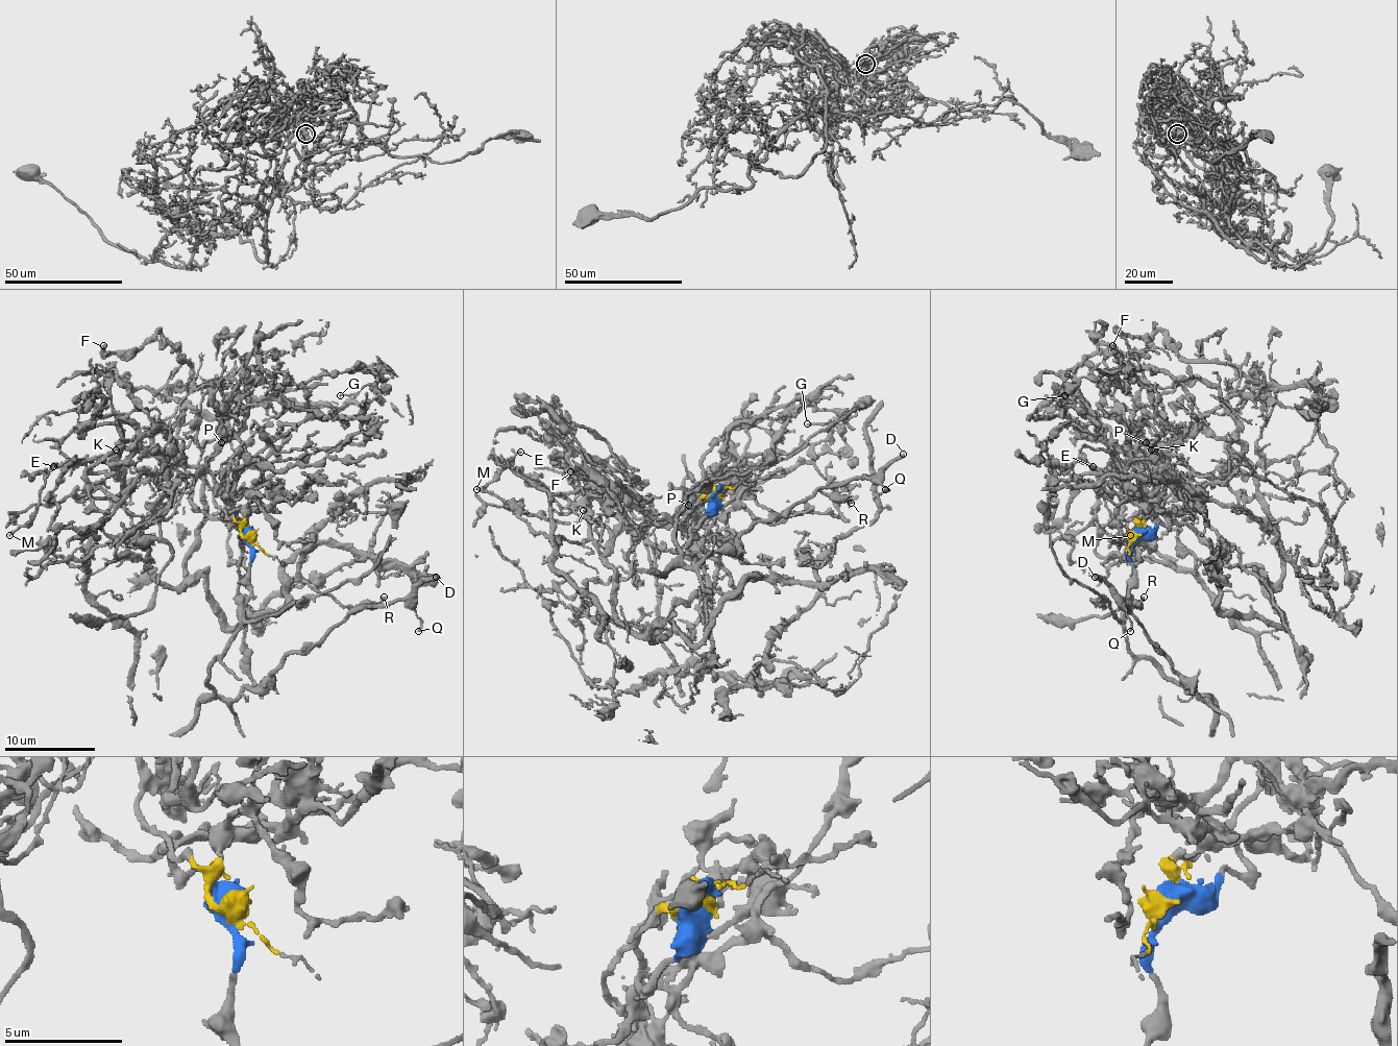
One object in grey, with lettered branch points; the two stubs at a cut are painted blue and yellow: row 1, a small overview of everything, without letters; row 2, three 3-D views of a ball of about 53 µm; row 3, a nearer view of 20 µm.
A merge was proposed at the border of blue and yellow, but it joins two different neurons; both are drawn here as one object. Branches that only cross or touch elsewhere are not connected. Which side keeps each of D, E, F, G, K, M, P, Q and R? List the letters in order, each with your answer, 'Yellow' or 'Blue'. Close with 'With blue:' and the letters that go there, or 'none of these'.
D: Blue
E: Yellow
F: Yellow
G: Yellow
K: Yellow
M: Yellow
P: Yellow
Q: Blue
R: Blue
With blue: D, Q, R

